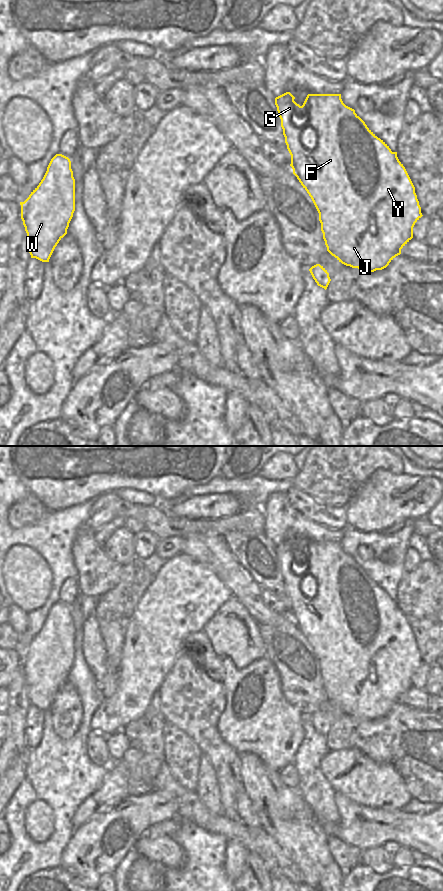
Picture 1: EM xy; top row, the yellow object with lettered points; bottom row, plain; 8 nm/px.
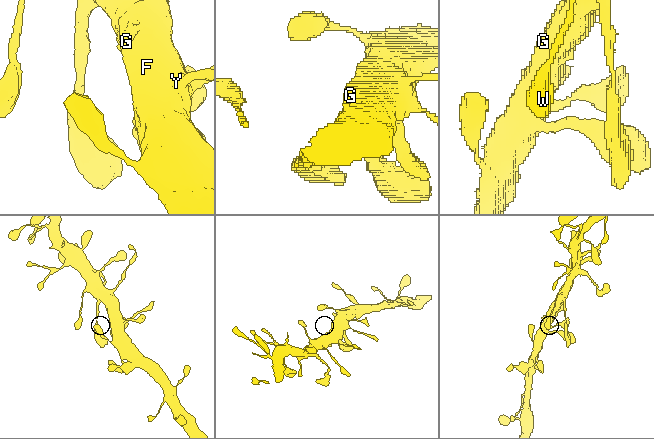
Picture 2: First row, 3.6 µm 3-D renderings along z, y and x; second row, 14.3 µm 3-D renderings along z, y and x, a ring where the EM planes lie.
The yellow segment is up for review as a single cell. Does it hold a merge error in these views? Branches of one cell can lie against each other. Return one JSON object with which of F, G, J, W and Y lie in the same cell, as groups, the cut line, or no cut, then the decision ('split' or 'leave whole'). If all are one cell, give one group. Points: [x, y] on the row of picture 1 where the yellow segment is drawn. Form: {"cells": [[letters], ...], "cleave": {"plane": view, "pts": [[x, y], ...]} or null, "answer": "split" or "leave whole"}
{"cells": [["F", "G", "J", "W", "Y"]], "cleave": null, "answer": "leave whole"}

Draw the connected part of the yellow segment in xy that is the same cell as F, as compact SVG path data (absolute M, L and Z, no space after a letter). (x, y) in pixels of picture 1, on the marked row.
M286 92L275 98L275 105L281 119L285 143L291 155L290 166L293 169L293 174L307 191L319 213L321 231L327 251L339 262L352 268L368 272L386 268L396 256L401 254L401 249L413 238L413 227L423 216L415 187L405 167L399 161L397 152L392 152L389 146L367 127L365 122L355 113L355 110L343 103L341 94L308 94L302 106L297 104L294 99L295 97L290 92Z

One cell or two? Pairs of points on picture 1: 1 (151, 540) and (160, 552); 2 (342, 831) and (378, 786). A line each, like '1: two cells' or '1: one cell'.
1: two cells
2: two cells

